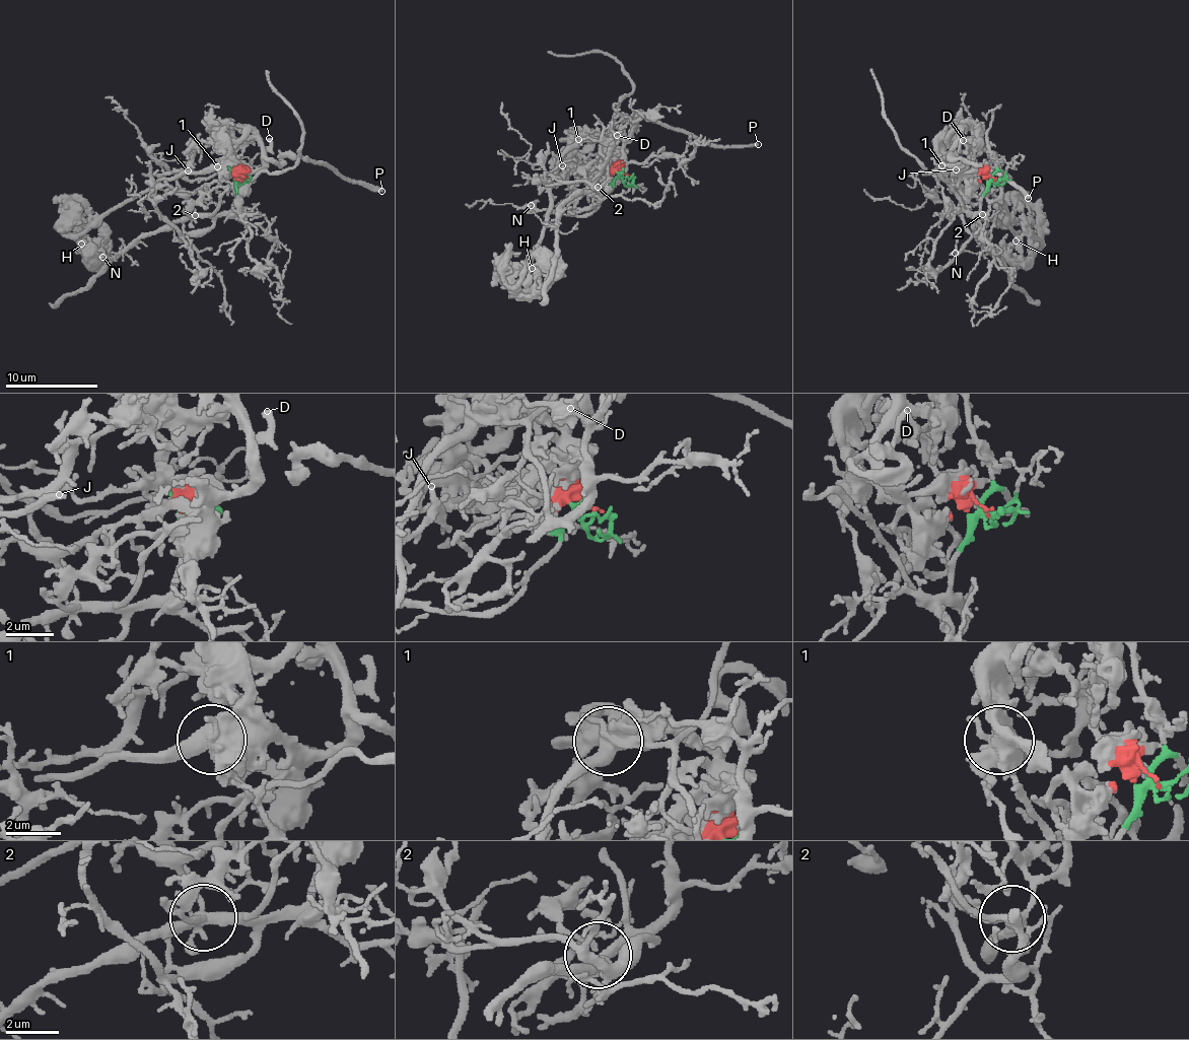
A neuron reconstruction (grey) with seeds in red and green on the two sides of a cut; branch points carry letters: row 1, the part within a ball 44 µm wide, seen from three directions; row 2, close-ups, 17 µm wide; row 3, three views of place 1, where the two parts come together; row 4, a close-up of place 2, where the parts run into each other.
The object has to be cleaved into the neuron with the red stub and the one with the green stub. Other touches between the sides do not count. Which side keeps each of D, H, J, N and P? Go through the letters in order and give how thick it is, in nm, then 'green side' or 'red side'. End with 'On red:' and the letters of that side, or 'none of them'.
D: 220 nm | red side
H: 200 nm | red side
J: 240 nm | red side
N: 120 nm | green side
P: 320 nm | red side
On red: D, H, J, P

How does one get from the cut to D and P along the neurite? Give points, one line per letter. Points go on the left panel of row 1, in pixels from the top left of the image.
D: (241, 181), (246, 171), (254, 172), (265, 161), (264, 147), (270, 138)
P: (241, 181), (246, 171), (262, 165), (263, 159), (307, 156), (382, 192)

